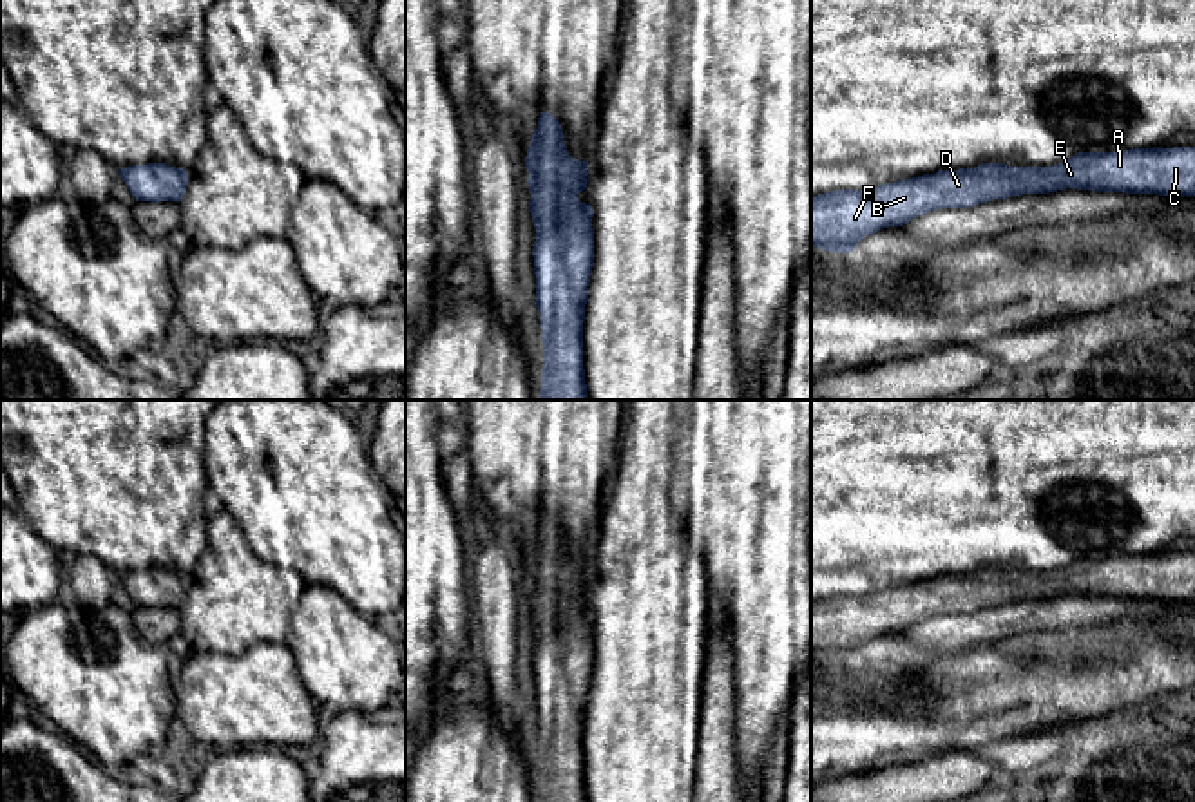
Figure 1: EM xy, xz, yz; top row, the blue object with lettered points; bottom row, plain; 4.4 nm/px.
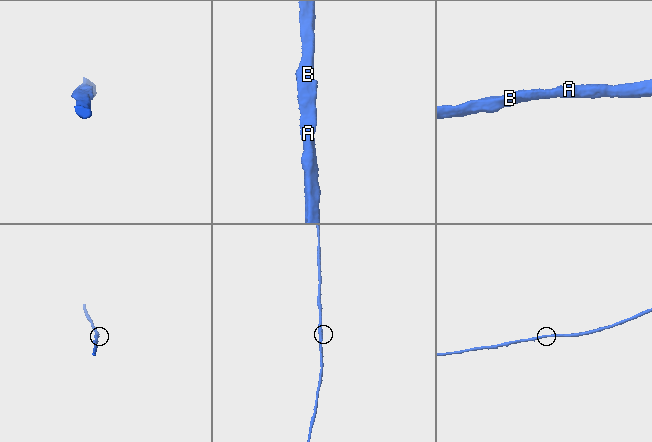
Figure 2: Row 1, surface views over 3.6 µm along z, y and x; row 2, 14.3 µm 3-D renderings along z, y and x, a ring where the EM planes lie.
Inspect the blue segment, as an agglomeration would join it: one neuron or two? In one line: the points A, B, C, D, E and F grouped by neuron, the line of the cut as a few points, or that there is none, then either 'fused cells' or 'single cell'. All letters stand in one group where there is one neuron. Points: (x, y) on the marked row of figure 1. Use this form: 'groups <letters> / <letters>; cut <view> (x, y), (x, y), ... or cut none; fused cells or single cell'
groups A B C D E F; cut none; single cell

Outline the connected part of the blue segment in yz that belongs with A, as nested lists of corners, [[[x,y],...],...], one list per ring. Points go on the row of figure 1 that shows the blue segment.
[[[1195,147],[1077,152],[1066,163],[1052,167],[981,163],[974,168],[938,170],[936,174],[885,183],[869,190],[833,190],[811,196],[811,244],[827,252],[849,253],[865,235],[889,226],[903,226],[931,210],[970,208],[994,199],[1050,194],[1066,188],[1177,197],[1195,196]]]

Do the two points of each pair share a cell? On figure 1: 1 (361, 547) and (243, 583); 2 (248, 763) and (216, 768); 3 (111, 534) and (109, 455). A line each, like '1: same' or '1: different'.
1: different
2: same
3: same

